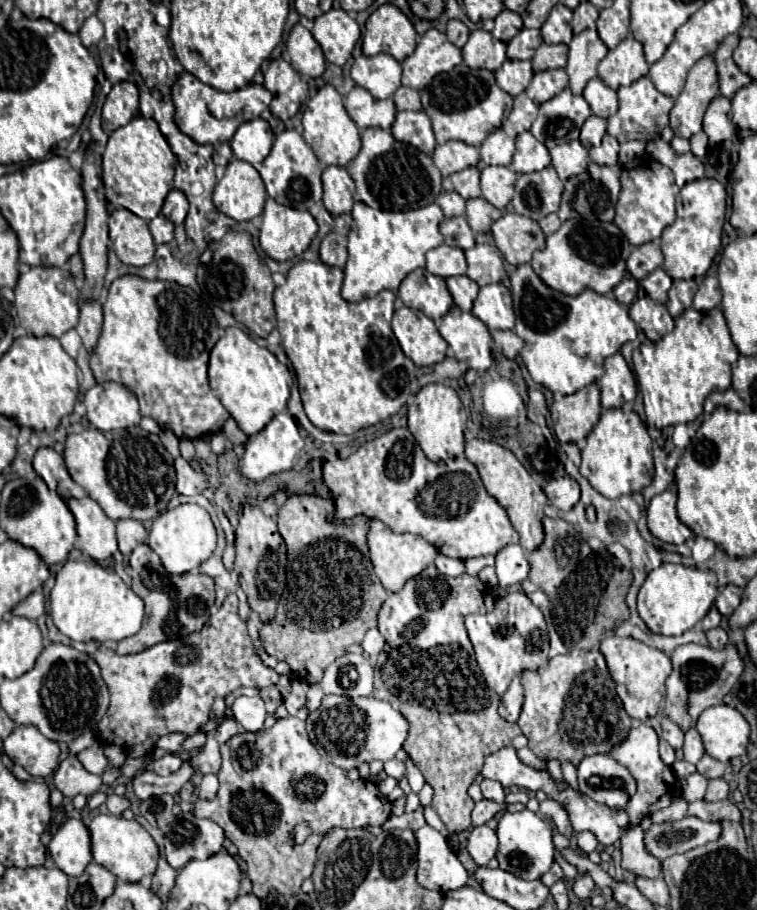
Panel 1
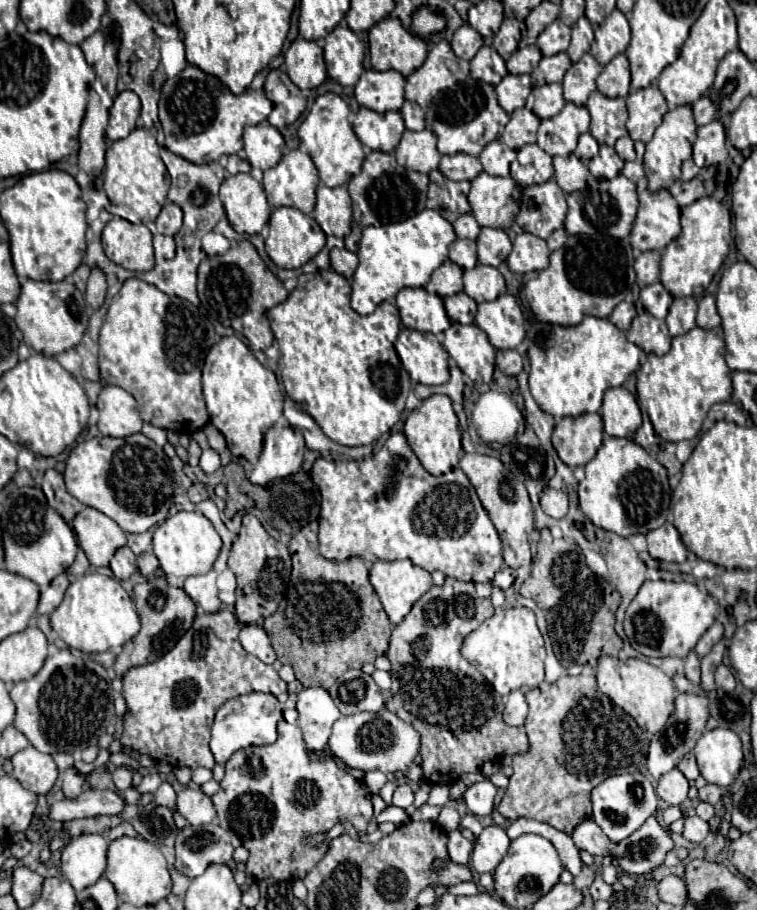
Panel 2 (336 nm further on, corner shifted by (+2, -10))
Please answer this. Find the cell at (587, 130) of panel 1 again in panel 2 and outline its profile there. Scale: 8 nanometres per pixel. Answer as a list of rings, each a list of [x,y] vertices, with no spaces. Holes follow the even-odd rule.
[[[590,133],[580,135],[580,139],[578,139],[578,147],[576,147],[574,155],[576,155],[584,165],[588,165],[588,161],[590,161],[592,157],[598,155],[598,141],[596,141]]]

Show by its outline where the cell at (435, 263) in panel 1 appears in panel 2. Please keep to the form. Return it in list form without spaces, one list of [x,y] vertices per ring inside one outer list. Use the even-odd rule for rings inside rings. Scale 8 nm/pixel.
[[[446,261],[442,263],[430,277],[428,285],[426,285],[428,293],[440,295],[440,297],[448,297],[448,295],[456,295],[462,291],[462,269],[452,263]]]

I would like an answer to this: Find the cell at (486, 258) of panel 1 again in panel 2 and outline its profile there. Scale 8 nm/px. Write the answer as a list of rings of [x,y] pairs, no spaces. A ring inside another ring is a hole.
[[[476,265],[474,269],[464,271],[464,293],[470,295],[476,303],[494,301],[504,291],[506,283],[496,267]]]

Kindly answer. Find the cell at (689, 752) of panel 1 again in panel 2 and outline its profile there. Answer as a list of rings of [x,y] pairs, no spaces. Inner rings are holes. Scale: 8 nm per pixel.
[[[694,753],[684,755],[684,759],[678,763],[678,769],[682,771],[682,775],[684,775],[688,781],[694,781],[696,777],[700,777],[700,771],[698,771],[698,765],[696,765],[696,757],[694,757]]]

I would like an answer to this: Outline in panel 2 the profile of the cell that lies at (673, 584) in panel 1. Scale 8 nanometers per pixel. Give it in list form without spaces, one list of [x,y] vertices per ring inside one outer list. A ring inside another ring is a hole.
[[[644,581],[636,599],[632,599],[624,631],[630,645],[646,657],[686,657],[706,629],[716,621],[718,603],[692,583],[674,581]]]

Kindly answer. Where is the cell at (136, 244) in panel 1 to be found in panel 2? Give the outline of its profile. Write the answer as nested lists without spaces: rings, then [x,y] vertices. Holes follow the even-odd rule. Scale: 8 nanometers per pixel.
[[[114,217],[102,231],[102,245],[110,261],[130,271],[150,271],[154,267],[154,251],[152,251],[152,233],[146,225],[134,225],[122,217]]]

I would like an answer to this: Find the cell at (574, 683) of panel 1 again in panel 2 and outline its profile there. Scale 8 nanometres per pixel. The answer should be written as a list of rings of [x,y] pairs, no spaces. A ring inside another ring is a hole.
[[[588,673],[576,677],[560,677],[550,685],[548,691],[540,691],[538,687],[530,689],[526,693],[526,703],[530,705],[530,713],[526,717],[530,749],[512,757],[514,773],[506,787],[506,795],[498,805],[498,811],[506,819],[530,817],[570,835],[578,823],[592,817],[590,791],[612,775],[640,771],[646,765],[648,743],[642,737],[642,729],[630,715],[624,711],[614,715],[614,703],[596,687],[596,677]]]

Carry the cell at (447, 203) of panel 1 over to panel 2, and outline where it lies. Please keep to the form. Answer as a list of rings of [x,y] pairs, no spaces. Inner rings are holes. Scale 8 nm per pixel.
[[[466,213],[466,215],[460,215],[460,219],[456,219],[454,223],[454,231],[460,239],[470,239],[470,241],[476,241],[478,233],[480,233],[480,225],[478,221],[474,219],[472,213]]]

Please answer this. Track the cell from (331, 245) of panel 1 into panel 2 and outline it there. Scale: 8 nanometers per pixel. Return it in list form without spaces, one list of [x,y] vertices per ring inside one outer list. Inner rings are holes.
[[[332,249],[330,251],[330,263],[332,269],[340,275],[344,275],[346,279],[352,279],[356,267],[358,267],[358,257],[356,253],[348,251],[348,249]]]

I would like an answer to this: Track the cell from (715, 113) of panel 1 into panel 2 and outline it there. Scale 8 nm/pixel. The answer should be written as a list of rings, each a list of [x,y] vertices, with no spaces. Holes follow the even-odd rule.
[[[720,121],[698,127],[698,139],[694,143],[694,163],[698,167],[708,167],[726,161],[726,133]]]

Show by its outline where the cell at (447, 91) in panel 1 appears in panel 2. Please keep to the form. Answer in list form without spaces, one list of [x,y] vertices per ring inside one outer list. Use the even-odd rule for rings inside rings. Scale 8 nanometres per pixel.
[[[470,77],[434,97],[426,113],[426,127],[436,133],[438,151],[442,155],[468,153],[476,157],[490,141],[498,139],[500,129],[508,123],[508,119],[508,113],[498,105],[494,87],[488,83],[478,83]]]

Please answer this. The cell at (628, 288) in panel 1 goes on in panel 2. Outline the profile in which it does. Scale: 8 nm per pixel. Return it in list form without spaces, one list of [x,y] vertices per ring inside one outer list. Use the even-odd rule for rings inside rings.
[[[618,303],[612,311],[612,315],[608,317],[620,331],[628,331],[630,323],[636,316],[636,309],[632,303]]]

